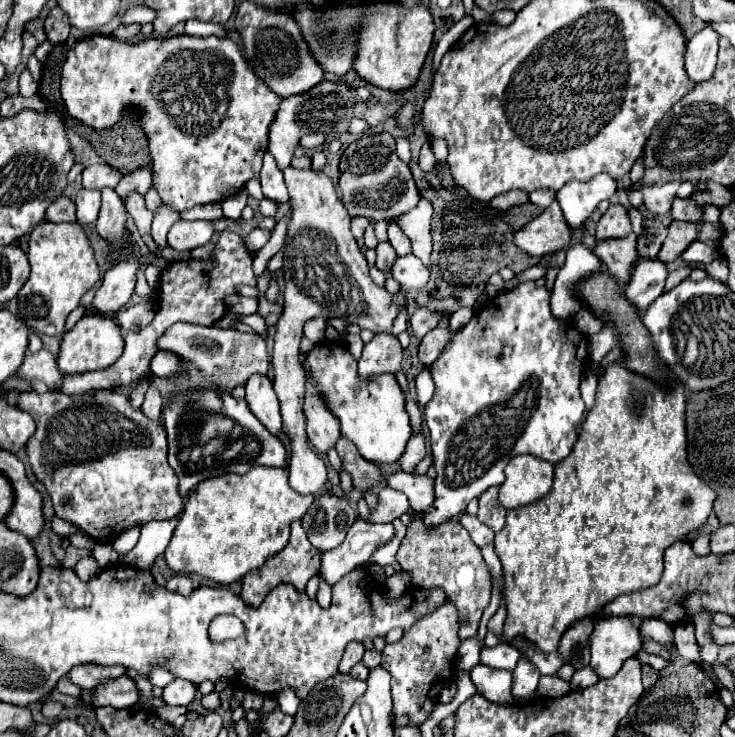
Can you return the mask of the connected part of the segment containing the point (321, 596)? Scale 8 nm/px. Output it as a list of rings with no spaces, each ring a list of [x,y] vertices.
[[[324,580],[320,582],[320,590],[318,590],[316,600],[318,600],[318,604],[320,604],[322,608],[328,608],[328,606],[330,606],[330,600],[332,600],[332,588],[330,588]]]

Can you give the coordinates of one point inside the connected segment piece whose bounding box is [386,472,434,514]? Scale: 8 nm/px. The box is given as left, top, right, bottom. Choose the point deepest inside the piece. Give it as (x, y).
(420, 489)

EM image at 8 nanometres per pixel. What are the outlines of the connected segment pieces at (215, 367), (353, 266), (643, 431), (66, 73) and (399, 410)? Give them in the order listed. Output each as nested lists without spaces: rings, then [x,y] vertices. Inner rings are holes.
[[[176,324],[170,326],[164,336],[160,336],[158,350],[174,352],[182,360],[194,362],[206,378],[216,378],[218,390],[230,392],[240,384],[246,384],[248,376],[252,374],[266,374],[268,372],[268,354],[266,344],[258,334],[244,334],[236,330],[220,330],[196,324]]]
[[[288,166],[284,170],[284,182],[290,190],[290,222],[284,240],[284,314],[276,324],[272,372],[274,390],[280,400],[282,432],[290,440],[290,486],[300,494],[316,494],[326,482],[326,466],[318,454],[314,454],[306,442],[306,418],[302,412],[306,372],[300,360],[302,326],[312,316],[342,318],[344,322],[368,328],[374,334],[388,332],[400,302],[408,304],[408,292],[400,290],[390,294],[384,286],[376,286],[368,274],[368,262],[362,254],[356,238],[350,232],[350,214],[336,196],[330,178],[312,168],[300,170]]]
[[[610,364],[604,370],[604,374],[598,380],[596,402],[588,410],[588,414],[586,414],[586,418],[580,426],[578,440],[576,440],[572,452],[554,466],[552,490],[534,504],[528,504],[528,506],[516,508],[516,510],[508,510],[506,526],[500,532],[494,534],[494,550],[496,550],[496,556],[502,562],[504,602],[506,602],[506,622],[504,622],[502,638],[508,644],[514,638],[524,638],[524,640],[532,642],[538,650],[544,650],[544,652],[556,650],[560,640],[562,640],[562,634],[574,622],[594,616],[602,606],[606,606],[608,602],[612,602],[620,594],[632,594],[636,590],[654,586],[662,576],[662,556],[664,556],[662,552],[670,544],[684,540],[690,532],[694,532],[694,530],[698,530],[706,524],[706,520],[712,512],[712,504],[716,500],[716,492],[712,492],[712,488],[708,488],[708,484],[704,484],[704,480],[700,480],[696,476],[696,472],[692,472],[692,466],[688,464],[684,410],[686,410],[686,396],[684,396],[684,388],[682,388],[680,382],[674,382],[668,390],[664,390],[656,382],[652,382],[650,378],[644,378],[640,374],[630,372],[628,368],[624,368],[624,364]]]
[[[188,34],[168,40],[150,38],[136,44],[120,42],[112,36],[86,36],[66,54],[60,92],[68,114],[96,130],[116,126],[124,114],[136,116],[150,142],[154,188],[178,212],[234,196],[260,172],[262,156],[268,148],[268,130],[282,100],[256,78],[234,40],[192,38]]]
[[[338,342],[318,344],[306,358],[306,368],[322,388],[330,410],[340,418],[342,436],[350,438],[364,460],[376,464],[398,462],[412,436],[408,412],[404,408],[404,392],[400,390],[394,374],[374,376],[372,380],[360,380],[356,376],[356,360],[348,348]]]

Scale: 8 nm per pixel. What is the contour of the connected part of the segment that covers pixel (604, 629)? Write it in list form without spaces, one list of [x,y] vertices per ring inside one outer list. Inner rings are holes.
[[[596,616],[594,618],[594,630],[588,638],[588,646],[592,652],[592,660],[590,666],[592,670],[600,676],[600,678],[612,678],[620,666],[636,656],[642,650],[642,638],[640,638],[640,628],[634,626],[630,622],[630,618],[622,618],[622,616]]]

